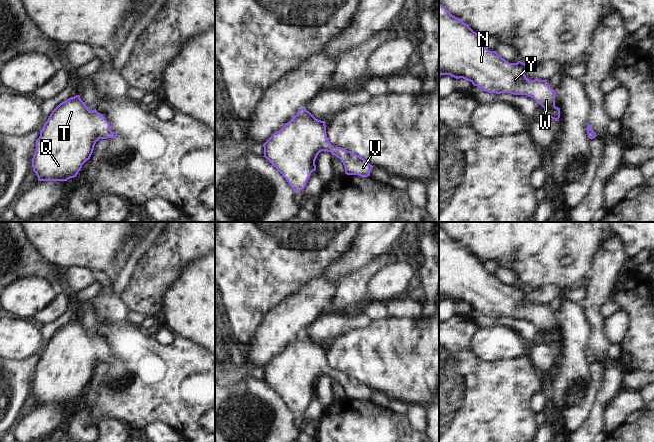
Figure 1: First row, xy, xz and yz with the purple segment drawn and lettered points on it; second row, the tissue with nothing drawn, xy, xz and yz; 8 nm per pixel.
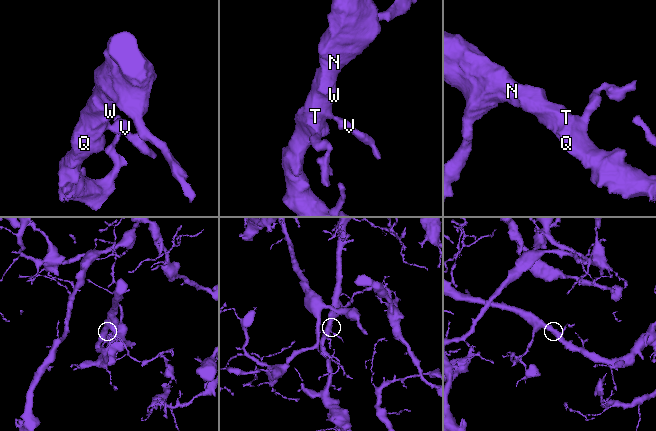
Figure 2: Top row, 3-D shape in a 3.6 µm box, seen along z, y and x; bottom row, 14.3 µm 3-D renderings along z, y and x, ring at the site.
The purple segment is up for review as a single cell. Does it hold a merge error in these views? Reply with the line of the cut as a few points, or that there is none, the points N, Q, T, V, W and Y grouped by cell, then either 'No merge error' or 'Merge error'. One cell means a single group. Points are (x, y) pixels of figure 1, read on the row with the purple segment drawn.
No split. Groups: N Q T V W Y. No merge error

